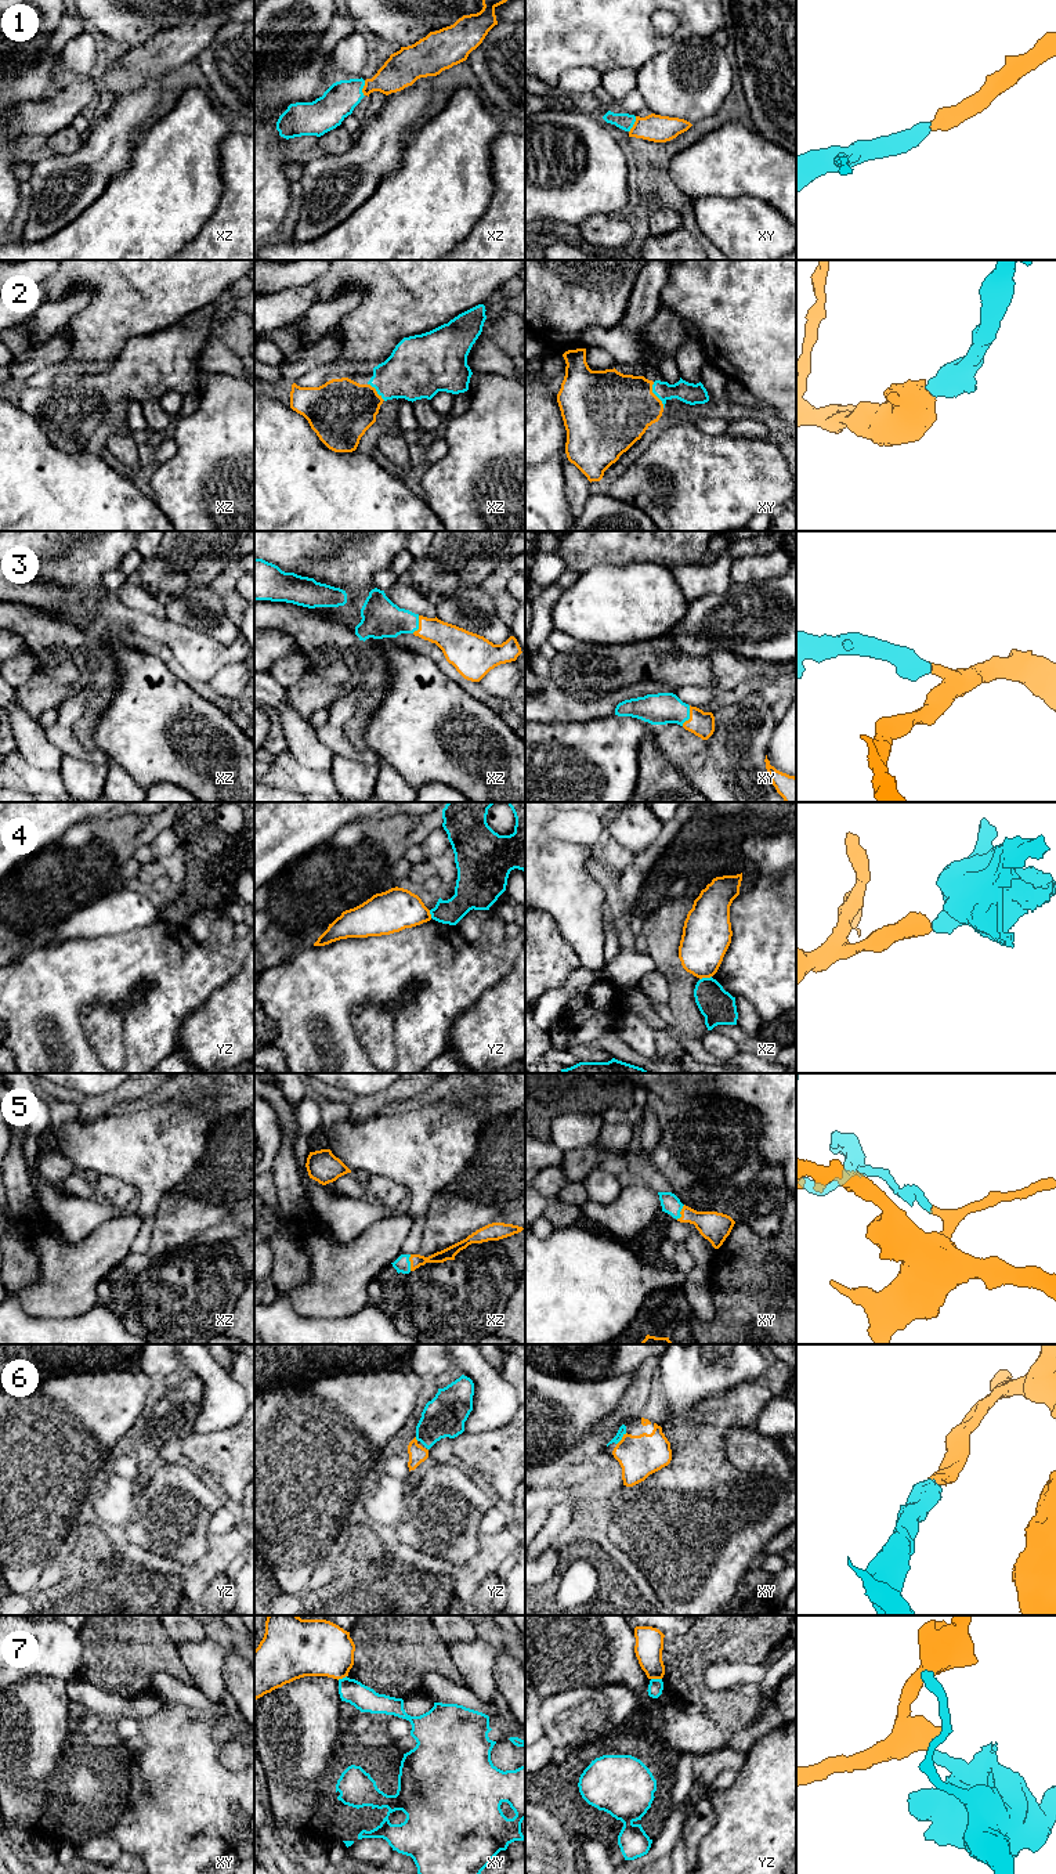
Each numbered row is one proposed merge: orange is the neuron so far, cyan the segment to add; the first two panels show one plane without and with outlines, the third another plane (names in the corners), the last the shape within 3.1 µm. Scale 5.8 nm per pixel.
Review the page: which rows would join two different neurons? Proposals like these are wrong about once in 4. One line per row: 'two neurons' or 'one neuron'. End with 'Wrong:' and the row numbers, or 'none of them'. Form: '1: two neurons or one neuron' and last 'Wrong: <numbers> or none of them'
1: one neuron
2: one neuron
3: one neuron
4: two neurons
5: one neuron
6: one neuron
7: two neurons
Wrong: 4, 7

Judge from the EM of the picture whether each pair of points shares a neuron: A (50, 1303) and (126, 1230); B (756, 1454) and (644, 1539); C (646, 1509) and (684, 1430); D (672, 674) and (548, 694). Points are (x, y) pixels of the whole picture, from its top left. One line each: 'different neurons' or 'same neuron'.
A: same neuron
B: different neurons
C: different neurons
D: different neurons

